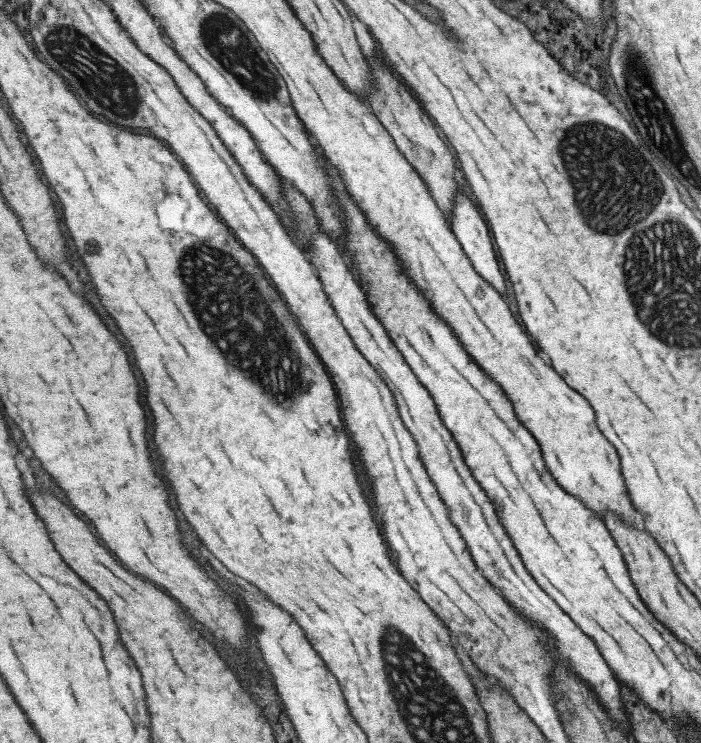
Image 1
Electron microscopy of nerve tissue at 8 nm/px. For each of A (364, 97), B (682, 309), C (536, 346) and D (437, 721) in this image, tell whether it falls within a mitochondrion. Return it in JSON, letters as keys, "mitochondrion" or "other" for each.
{"A":"other","B":"mitochondrion","C":"other","D":"mitochondrion"}

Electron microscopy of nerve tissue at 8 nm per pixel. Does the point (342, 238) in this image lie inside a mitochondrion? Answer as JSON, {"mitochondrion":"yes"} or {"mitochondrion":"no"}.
{"mitochondrion":"no"}

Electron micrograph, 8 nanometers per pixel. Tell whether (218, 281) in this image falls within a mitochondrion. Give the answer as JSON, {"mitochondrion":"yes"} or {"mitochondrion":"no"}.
{"mitochondrion":"yes"}

